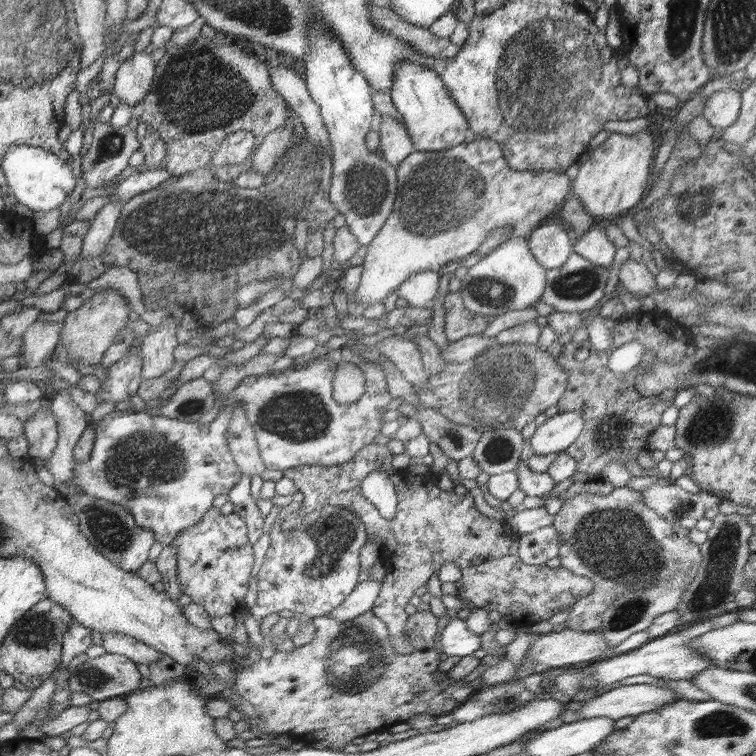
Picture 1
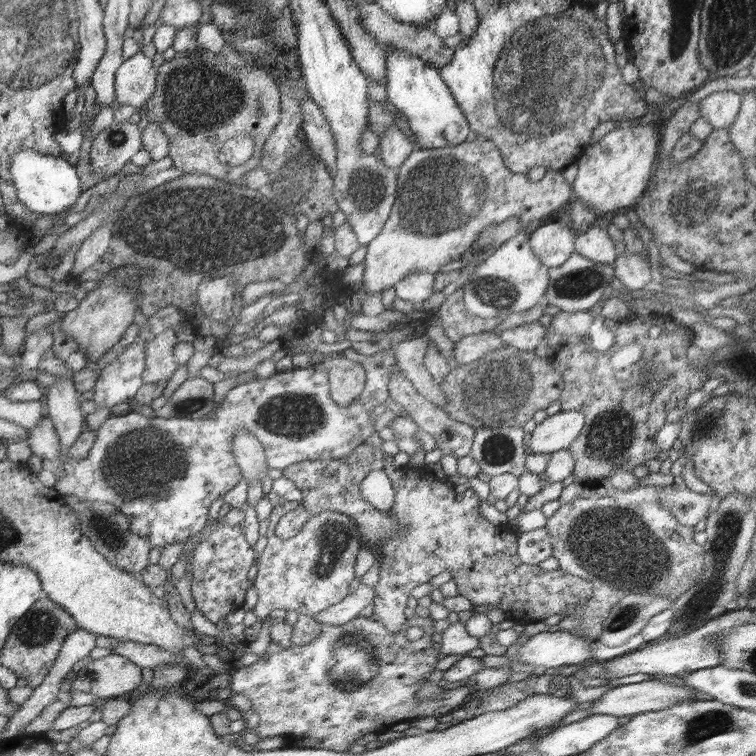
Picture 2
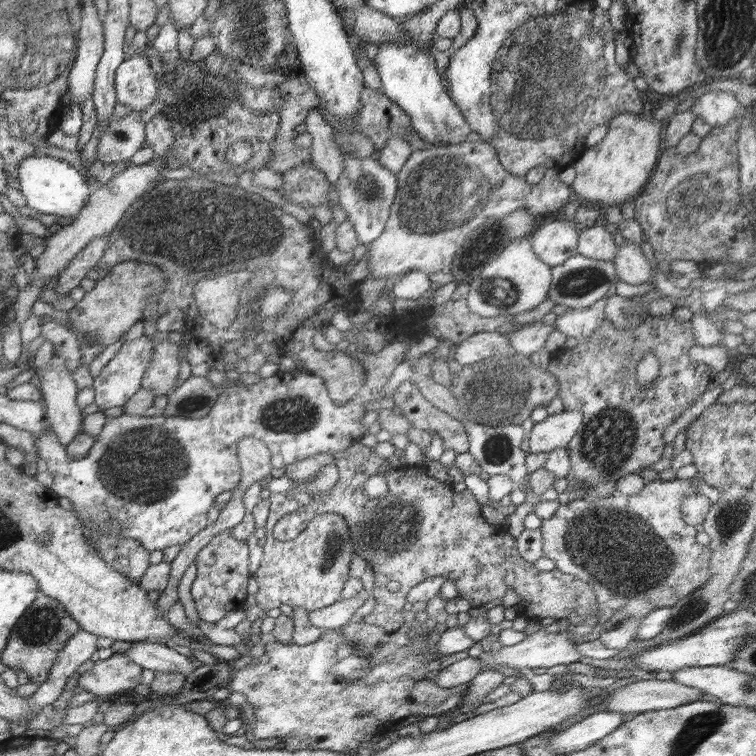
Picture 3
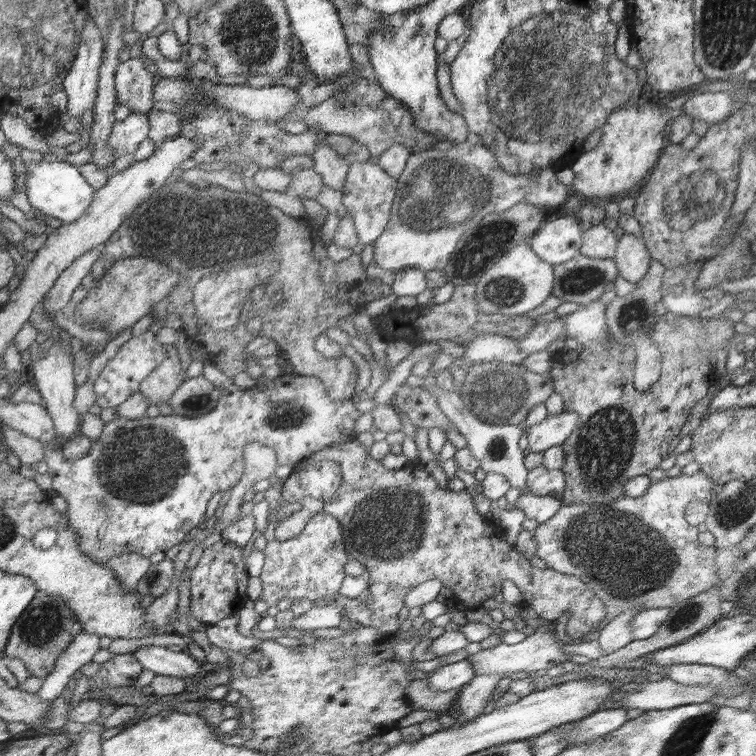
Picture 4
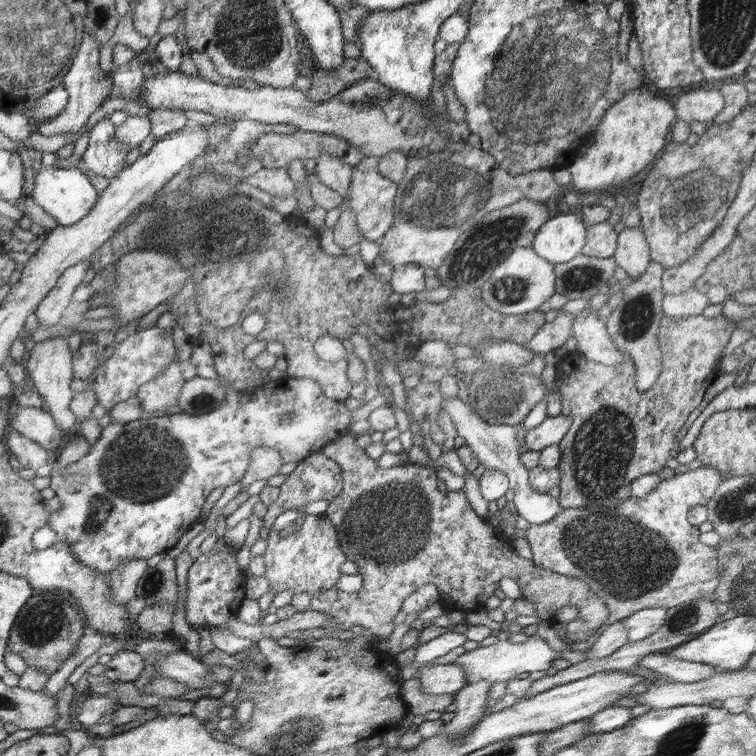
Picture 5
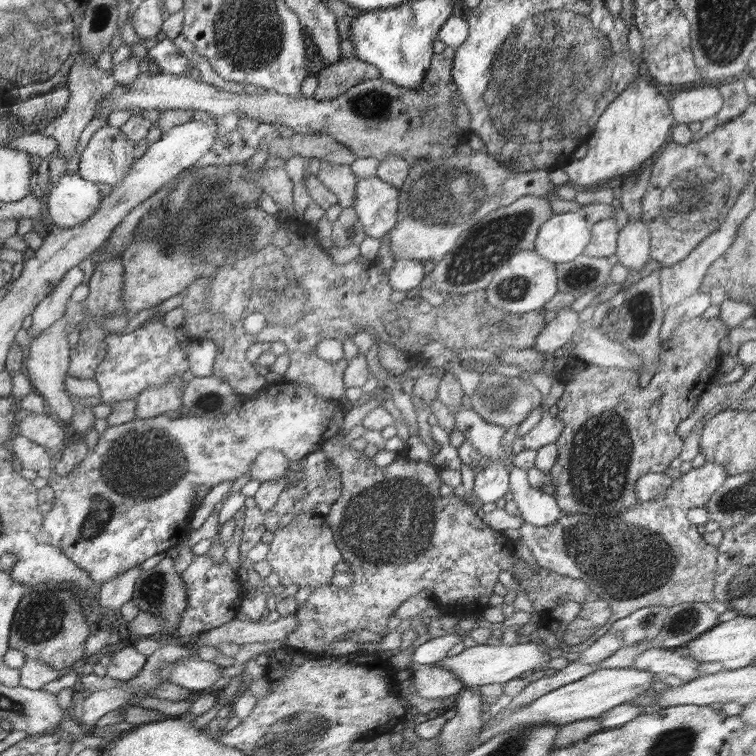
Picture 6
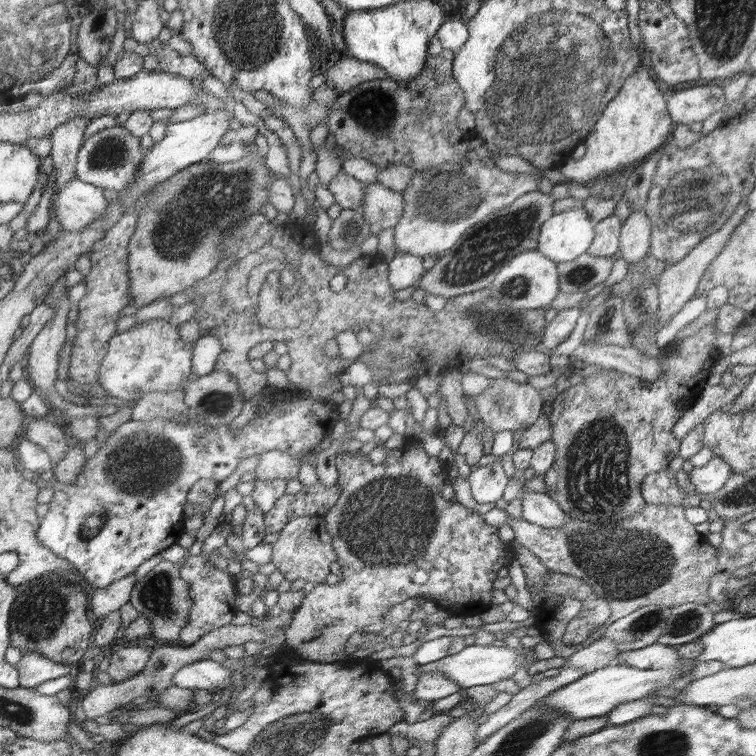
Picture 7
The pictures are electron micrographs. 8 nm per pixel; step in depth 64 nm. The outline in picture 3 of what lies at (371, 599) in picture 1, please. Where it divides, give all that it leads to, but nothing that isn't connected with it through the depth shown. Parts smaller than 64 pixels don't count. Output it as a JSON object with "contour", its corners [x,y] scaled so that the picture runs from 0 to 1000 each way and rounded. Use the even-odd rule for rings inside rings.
{"contour":[[[485,783],[463,792],[452,792],[439,802],[409,810],[409,824],[427,833],[443,833],[463,825],[463,817],[480,802]]]}

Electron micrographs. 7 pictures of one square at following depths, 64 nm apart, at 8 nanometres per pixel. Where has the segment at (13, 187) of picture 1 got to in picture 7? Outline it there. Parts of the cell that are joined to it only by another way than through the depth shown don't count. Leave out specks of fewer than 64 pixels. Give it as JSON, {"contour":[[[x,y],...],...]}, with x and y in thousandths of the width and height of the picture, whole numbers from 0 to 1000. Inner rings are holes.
{"contour":[[[99,237],[71,255],[73,290],[85,306],[101,307],[118,302],[142,280],[143,265],[135,251]]]}

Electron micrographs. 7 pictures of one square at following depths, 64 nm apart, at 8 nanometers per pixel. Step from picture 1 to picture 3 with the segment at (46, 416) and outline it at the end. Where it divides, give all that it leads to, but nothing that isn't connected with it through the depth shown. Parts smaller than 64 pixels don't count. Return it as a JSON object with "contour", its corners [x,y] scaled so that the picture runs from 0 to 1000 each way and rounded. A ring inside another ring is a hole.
{"contour":[[[536,447],[532,452],[511,455],[500,464],[474,466],[474,478],[484,487],[487,496],[481,511],[464,530],[454,536],[438,525],[427,500],[393,488],[344,501],[337,508],[299,512],[270,553],[217,550],[212,546],[204,550],[164,546],[143,554],[127,577],[119,598],[110,607],[94,607],[87,590],[65,565],[56,577],[48,577],[49,599],[52,606],[61,610],[63,624],[70,627],[69,651],[95,664],[97,673],[106,681],[106,692],[112,698],[118,717],[122,717],[122,712],[118,712],[119,702],[130,700],[132,692],[148,687],[151,692],[161,694],[161,710],[188,718],[197,733],[231,721],[241,722],[274,700],[278,693],[275,675],[283,659],[315,643],[315,635],[323,627],[316,604],[320,579],[328,578],[349,586],[358,595],[362,620],[380,618],[417,601],[460,594],[484,574],[484,566],[479,563],[479,550],[484,548],[481,534],[505,526],[508,508],[517,501],[520,489],[536,478],[542,454],[544,448]]]}

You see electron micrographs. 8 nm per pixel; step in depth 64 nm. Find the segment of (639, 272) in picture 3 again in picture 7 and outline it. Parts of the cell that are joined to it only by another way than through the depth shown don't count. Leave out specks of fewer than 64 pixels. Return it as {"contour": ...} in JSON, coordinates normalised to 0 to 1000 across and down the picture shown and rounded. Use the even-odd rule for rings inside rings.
{"contour":[[[852,276],[836,279],[821,299],[819,332],[833,348],[848,345],[860,331],[864,296]]]}

